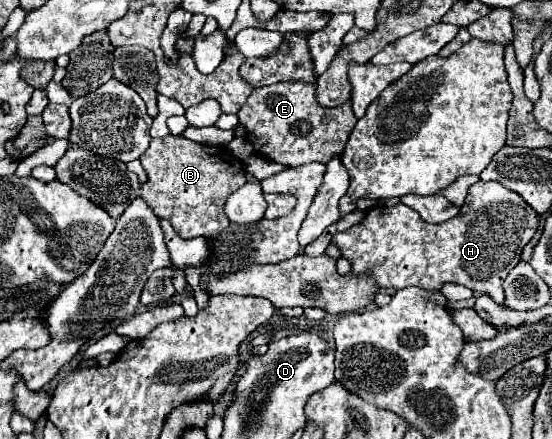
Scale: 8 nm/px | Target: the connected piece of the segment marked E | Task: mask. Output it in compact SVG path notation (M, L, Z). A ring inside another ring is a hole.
M278 82L252 90L244 108L240 108L238 118L240 124L246 126L248 140L252 140L254 152L258 156L294 168L308 162L326 164L334 154L344 150L356 124L352 106L346 102L336 108L324 108L316 102L314 90L314 84L304 82Z

